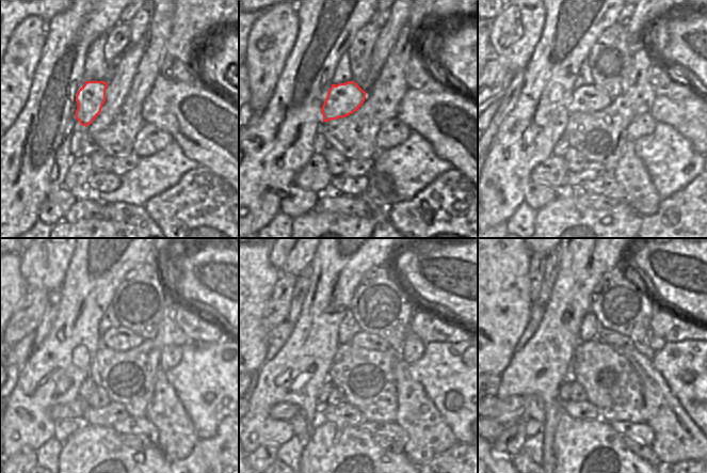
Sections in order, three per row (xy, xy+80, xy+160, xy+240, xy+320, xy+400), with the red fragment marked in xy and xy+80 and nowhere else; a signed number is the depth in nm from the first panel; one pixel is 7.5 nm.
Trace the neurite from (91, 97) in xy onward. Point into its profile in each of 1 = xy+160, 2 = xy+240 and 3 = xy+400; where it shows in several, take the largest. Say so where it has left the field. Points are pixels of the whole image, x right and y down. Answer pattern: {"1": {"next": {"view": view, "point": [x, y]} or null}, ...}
{"1": {"next": {"view": "xy+160", "point": [587, 98]}}, "2": {"next": {"view": "xy+240", "point": [121, 337]}}, "3": {"next": {"view": "xy+400", "point": [612, 339]}}}

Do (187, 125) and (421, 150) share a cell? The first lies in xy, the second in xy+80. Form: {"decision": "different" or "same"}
{"decision": "different"}

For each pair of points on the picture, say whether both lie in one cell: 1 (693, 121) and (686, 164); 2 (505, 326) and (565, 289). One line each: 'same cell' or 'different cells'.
1: different cells
2: different cells

